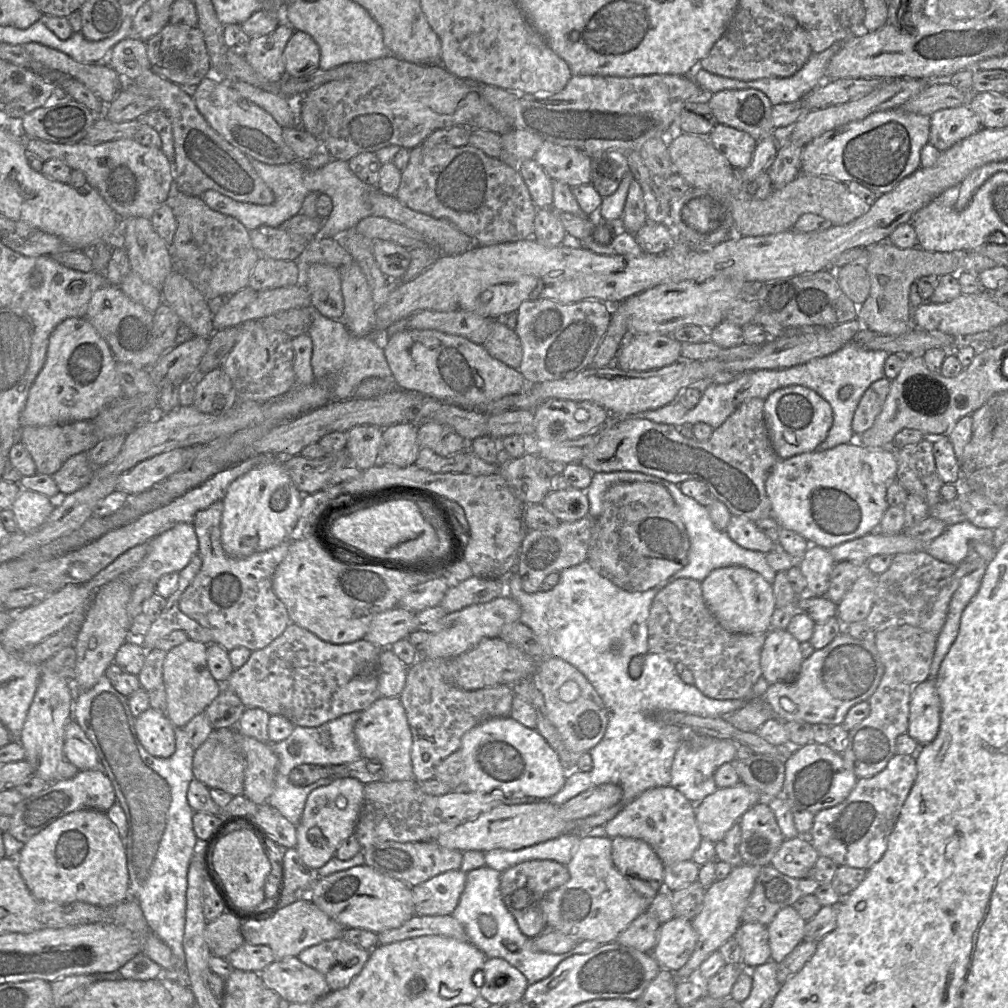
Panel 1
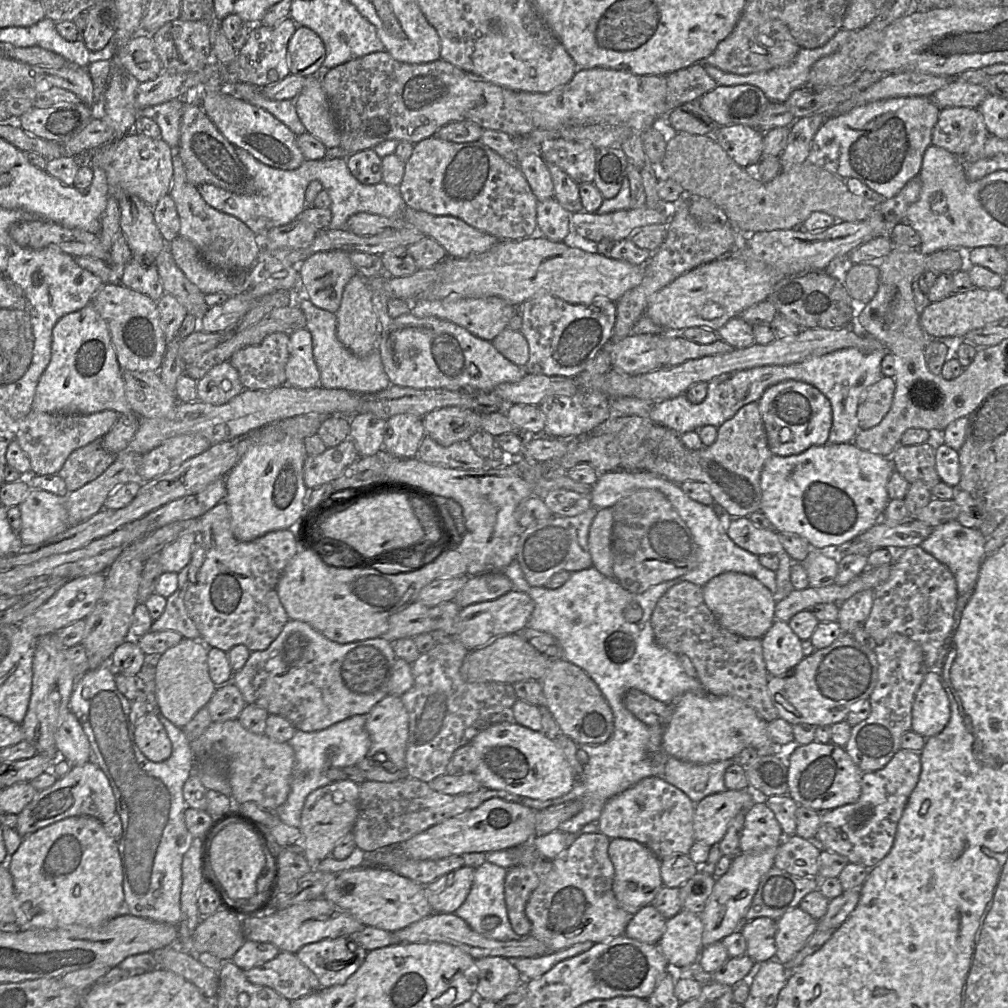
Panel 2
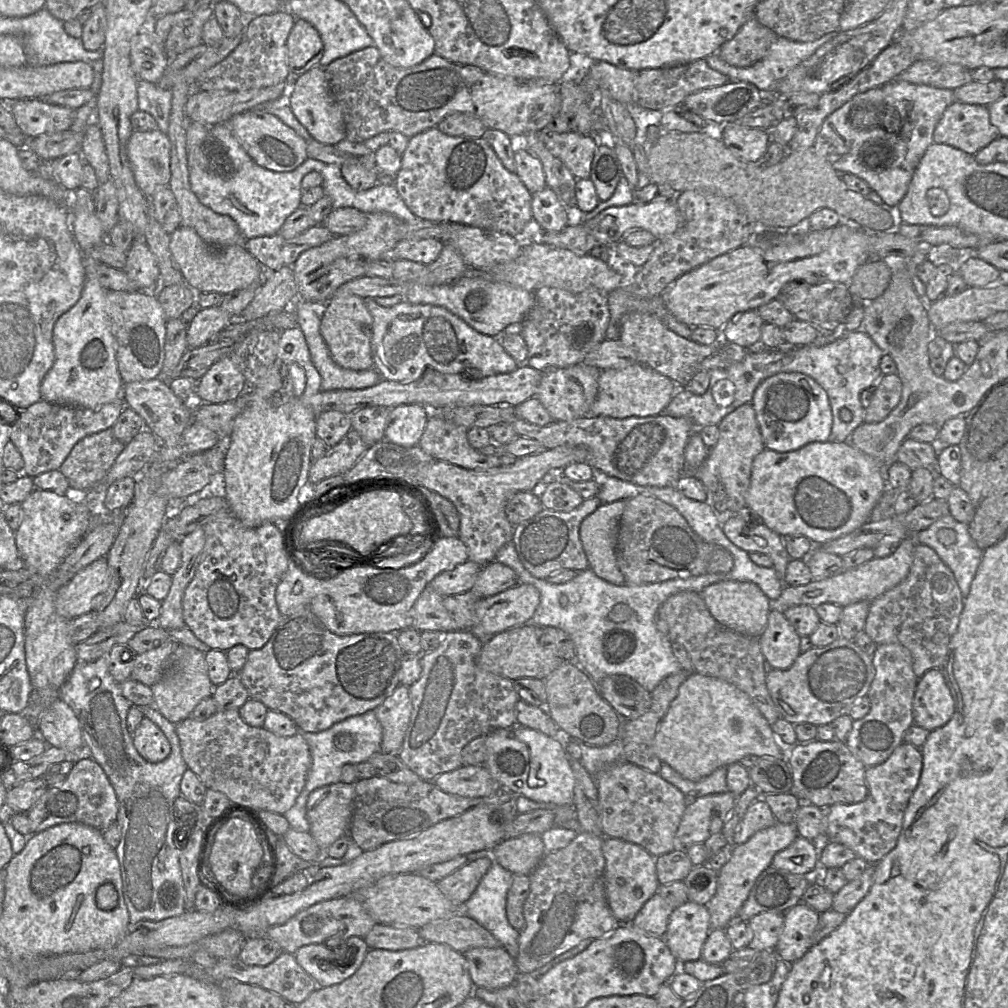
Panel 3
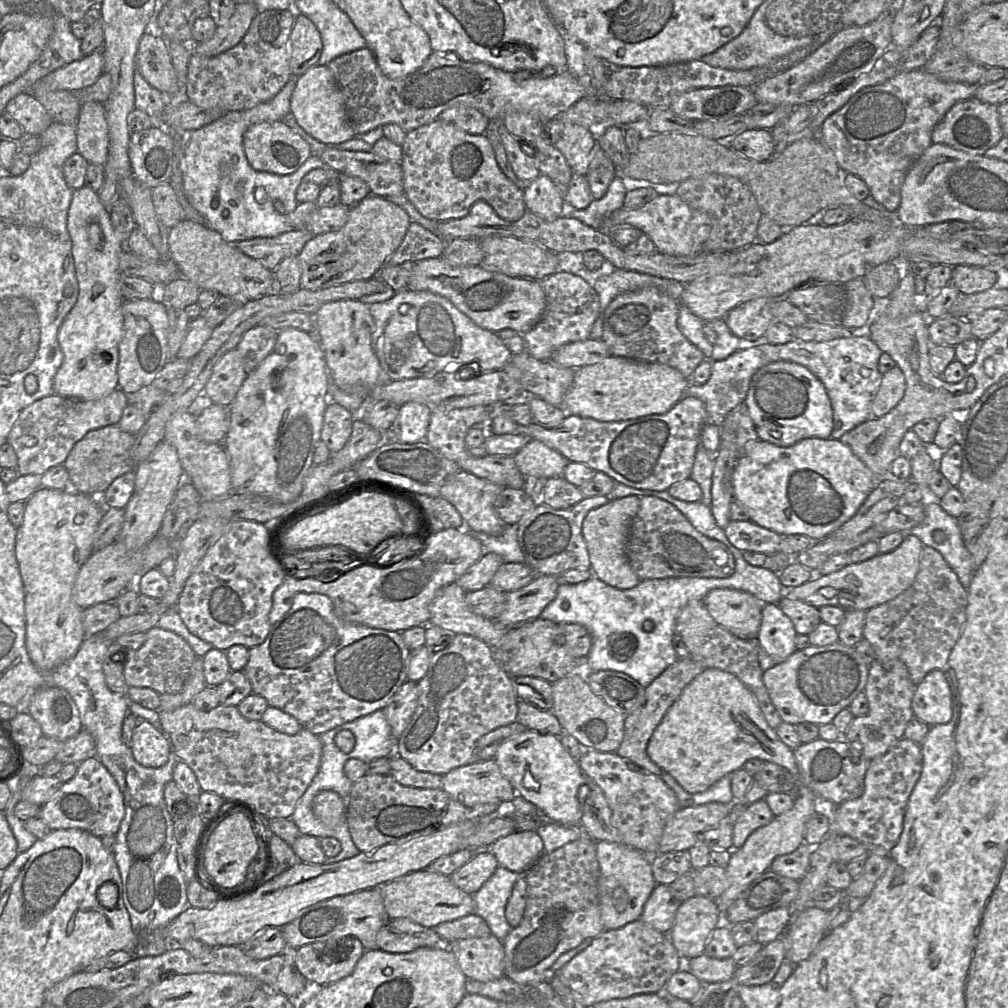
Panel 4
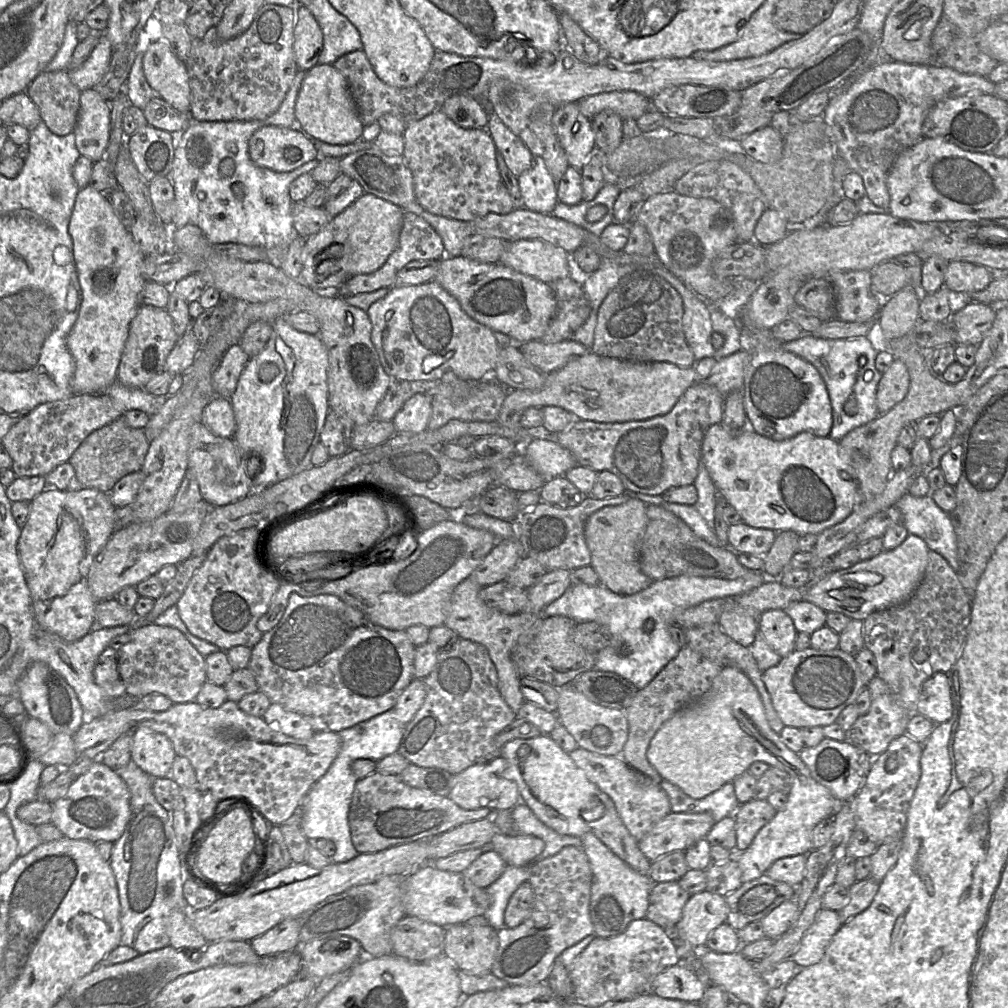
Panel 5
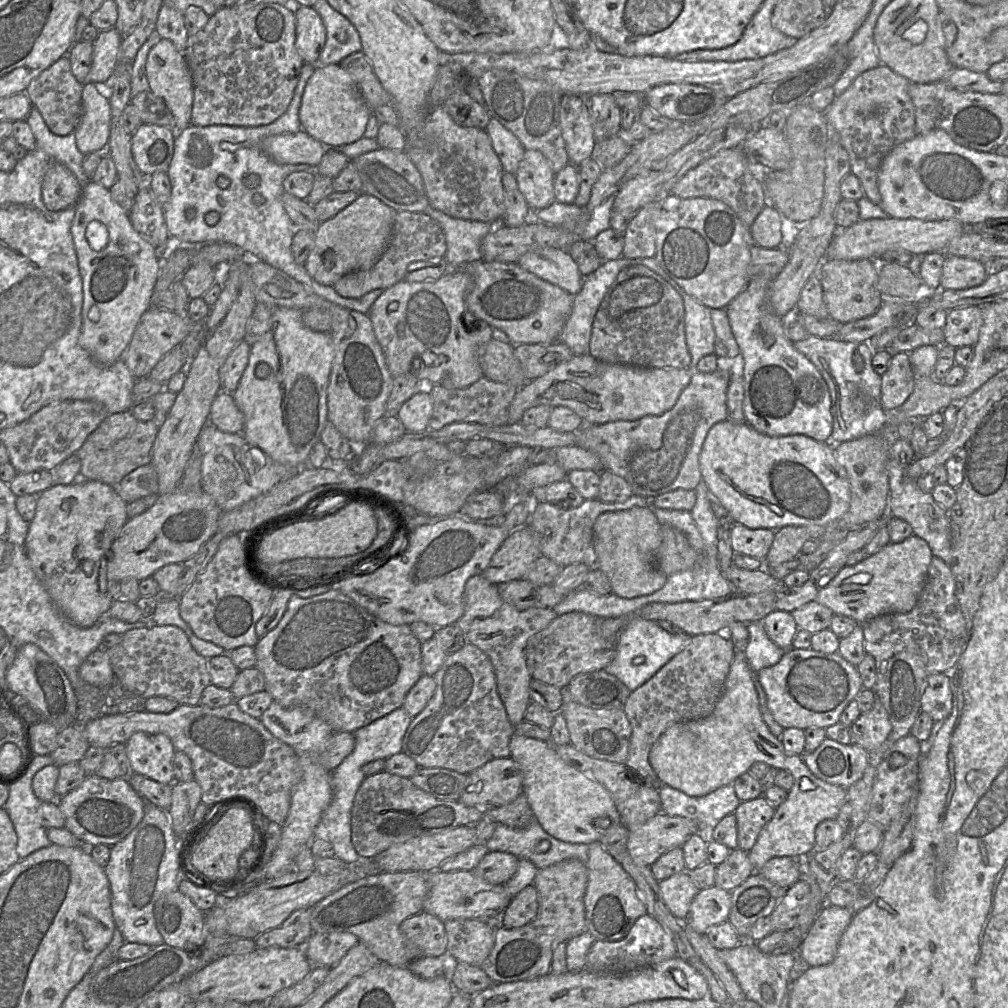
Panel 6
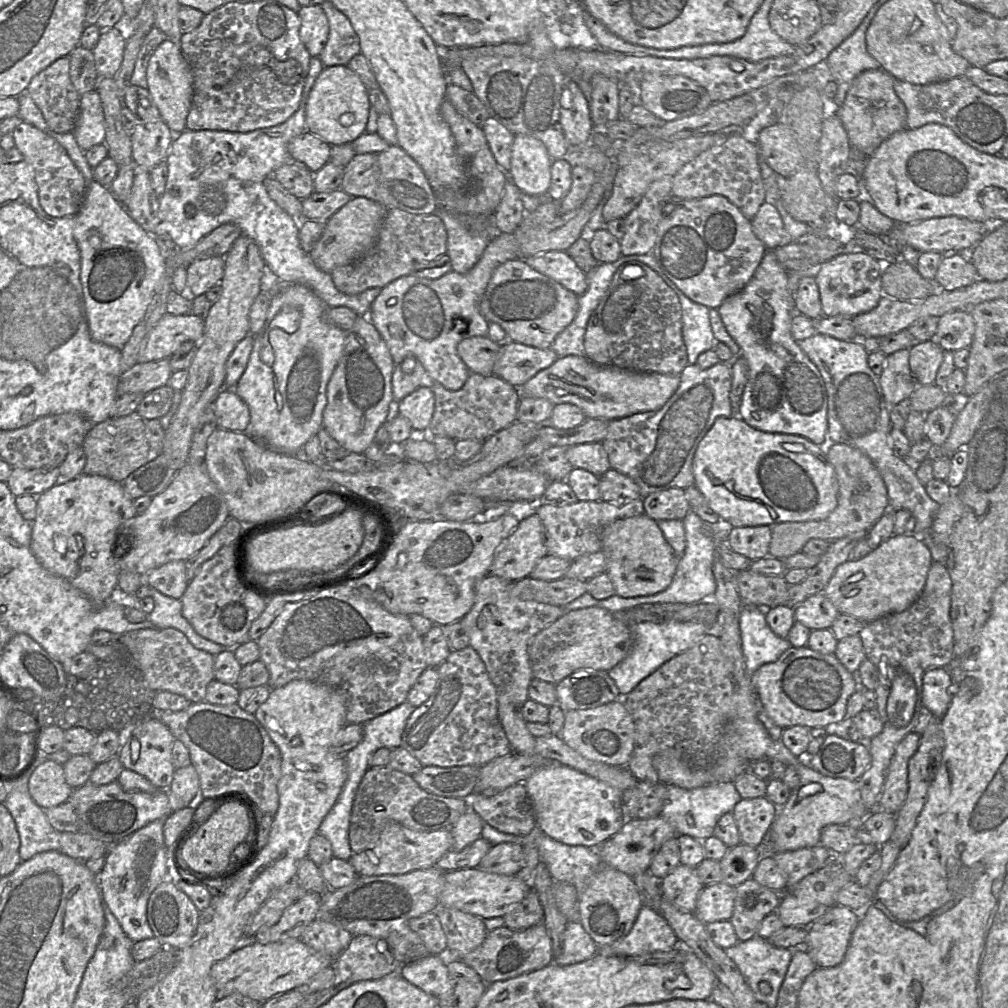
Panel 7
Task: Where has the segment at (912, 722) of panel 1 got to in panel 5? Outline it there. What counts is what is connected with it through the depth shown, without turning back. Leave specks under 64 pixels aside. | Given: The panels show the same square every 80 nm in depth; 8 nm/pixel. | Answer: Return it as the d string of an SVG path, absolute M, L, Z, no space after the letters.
M938 672L928 678L921 687L917 713L942 724L952 717L952 686L948 673Z

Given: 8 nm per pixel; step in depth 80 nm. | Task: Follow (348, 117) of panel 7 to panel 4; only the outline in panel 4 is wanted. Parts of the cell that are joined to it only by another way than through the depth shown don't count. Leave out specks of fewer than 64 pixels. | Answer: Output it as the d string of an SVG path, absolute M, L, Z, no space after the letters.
M317 64L298 77L290 108L298 124L320 142L335 145L356 137L347 116L343 94L328 65Z

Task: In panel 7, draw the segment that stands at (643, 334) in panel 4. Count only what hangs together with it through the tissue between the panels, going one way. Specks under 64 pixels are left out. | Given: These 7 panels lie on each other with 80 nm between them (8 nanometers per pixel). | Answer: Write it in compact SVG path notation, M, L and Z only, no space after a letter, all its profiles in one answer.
M633 261L621 265L588 320L584 348L586 358L598 365L643 373L680 374L688 364L688 355L682 337L682 309L677 294L646 264Z

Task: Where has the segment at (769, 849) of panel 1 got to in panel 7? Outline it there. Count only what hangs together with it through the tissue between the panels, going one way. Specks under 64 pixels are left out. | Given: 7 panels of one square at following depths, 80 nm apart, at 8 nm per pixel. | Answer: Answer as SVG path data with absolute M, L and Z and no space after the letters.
M767 796L742 798L732 811L741 842L761 849L778 808Z

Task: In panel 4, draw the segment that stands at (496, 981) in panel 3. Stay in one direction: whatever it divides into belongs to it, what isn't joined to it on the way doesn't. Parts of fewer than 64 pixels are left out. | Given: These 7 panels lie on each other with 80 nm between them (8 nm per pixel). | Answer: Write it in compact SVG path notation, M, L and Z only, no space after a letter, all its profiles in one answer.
M493 934L446 945L453 952L467 979L488 982L504 977L503 942Z

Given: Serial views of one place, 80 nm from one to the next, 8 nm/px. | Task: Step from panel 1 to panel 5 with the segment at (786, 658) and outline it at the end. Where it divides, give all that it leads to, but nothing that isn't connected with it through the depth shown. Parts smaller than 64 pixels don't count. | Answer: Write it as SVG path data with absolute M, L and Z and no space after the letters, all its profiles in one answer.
M771 609L759 616L759 632L769 646L781 657L795 650L798 631L790 616L780 609Z

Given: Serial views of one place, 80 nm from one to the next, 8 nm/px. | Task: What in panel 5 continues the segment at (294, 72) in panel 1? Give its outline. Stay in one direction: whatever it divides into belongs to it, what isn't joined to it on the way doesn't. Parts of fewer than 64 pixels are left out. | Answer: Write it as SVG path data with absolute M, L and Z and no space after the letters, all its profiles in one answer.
M301 5L296 13L293 36L294 58L298 70L308 71L318 64L322 49L322 30L309 9Z

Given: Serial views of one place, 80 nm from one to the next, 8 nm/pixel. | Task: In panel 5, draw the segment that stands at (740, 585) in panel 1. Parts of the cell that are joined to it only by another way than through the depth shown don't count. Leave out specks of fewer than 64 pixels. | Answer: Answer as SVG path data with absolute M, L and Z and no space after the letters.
M736 604L726 606L718 624L735 642L749 647L759 630L759 616L746 612Z

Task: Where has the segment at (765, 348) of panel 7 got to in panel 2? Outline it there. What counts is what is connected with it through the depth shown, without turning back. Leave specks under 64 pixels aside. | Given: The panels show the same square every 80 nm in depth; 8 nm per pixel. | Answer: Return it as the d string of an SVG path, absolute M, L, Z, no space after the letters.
M786 380L770 386L758 401L768 446L772 454L790 456L811 446L828 443L832 427L832 407L829 399L806 382Z

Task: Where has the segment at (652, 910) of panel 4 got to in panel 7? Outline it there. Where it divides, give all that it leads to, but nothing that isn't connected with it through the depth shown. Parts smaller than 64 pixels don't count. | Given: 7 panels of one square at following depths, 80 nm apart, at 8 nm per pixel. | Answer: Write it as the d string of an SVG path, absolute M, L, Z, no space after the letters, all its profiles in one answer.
M679 864L659 882L663 898L681 911L694 913L699 894L705 887L695 867Z

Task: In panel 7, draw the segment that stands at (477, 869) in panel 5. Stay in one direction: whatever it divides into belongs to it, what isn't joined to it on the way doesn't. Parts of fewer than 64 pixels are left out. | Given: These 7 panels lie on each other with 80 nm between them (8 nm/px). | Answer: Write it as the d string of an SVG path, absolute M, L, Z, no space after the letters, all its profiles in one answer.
M504 842L492 845L478 868L494 874L516 875L523 867L524 857L523 846Z

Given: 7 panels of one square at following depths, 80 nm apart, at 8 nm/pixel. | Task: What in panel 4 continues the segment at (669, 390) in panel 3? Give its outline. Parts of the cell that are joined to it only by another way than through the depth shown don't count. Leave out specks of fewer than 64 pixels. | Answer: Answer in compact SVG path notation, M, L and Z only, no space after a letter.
M610 355L601 362L575 369L573 383L564 396L562 408L567 414L602 422L664 414L683 397L690 384L690 379L668 365Z

